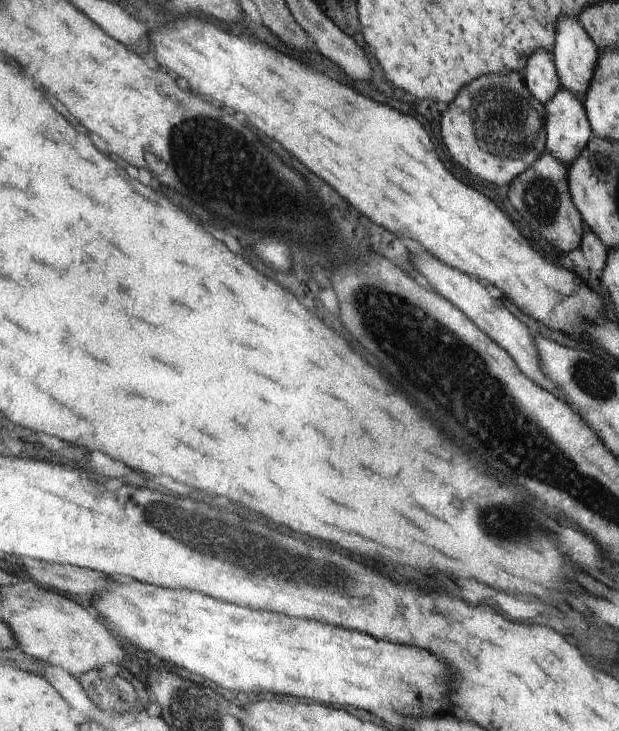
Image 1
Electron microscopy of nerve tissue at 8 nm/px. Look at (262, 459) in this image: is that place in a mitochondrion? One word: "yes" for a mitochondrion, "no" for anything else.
no

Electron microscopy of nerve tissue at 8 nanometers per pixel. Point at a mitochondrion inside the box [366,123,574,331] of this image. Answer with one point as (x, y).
(539, 201)

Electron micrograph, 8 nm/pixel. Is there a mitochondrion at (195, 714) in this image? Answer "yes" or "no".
yes

